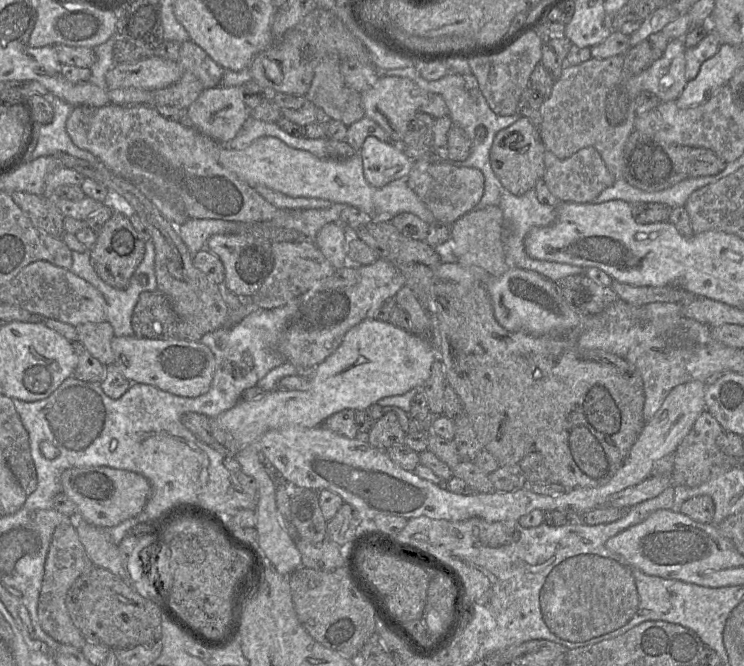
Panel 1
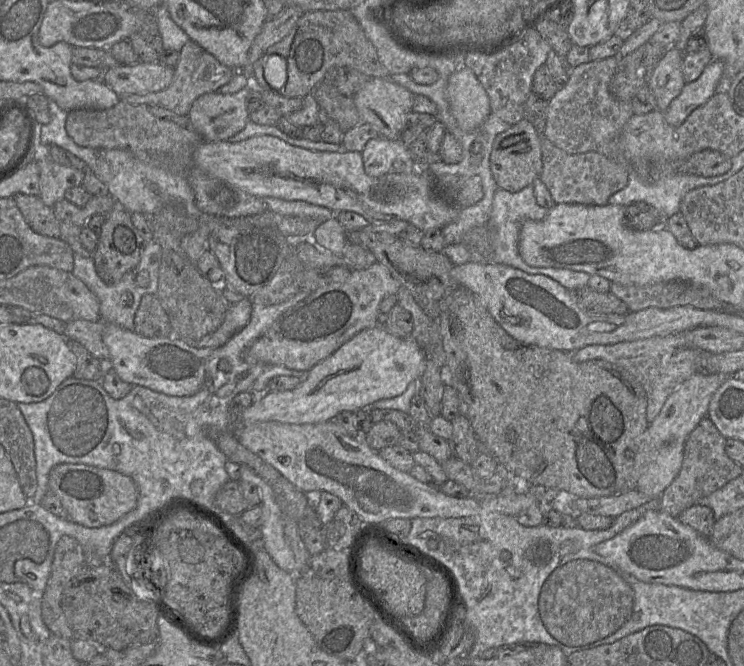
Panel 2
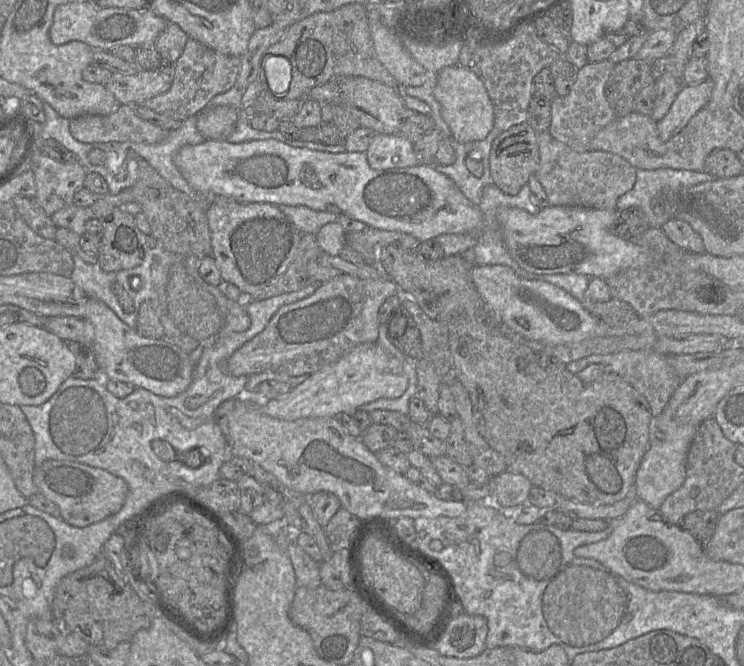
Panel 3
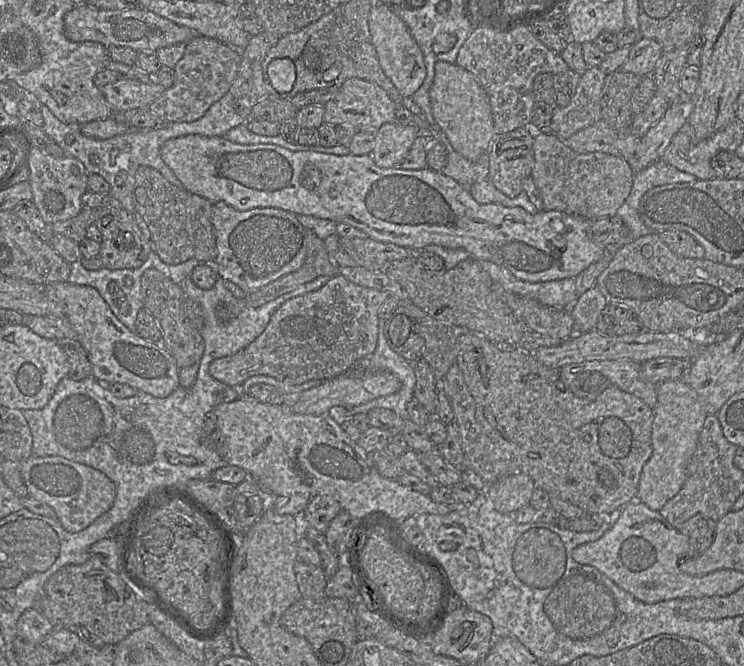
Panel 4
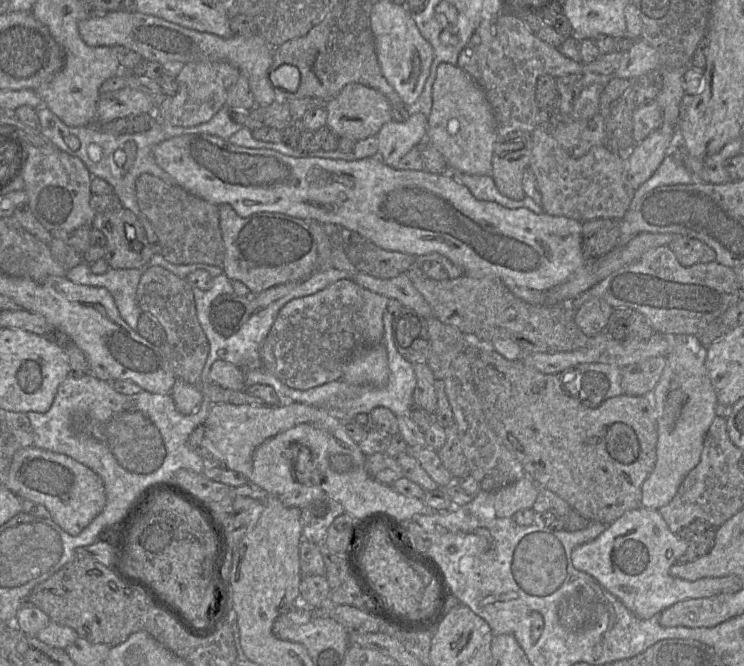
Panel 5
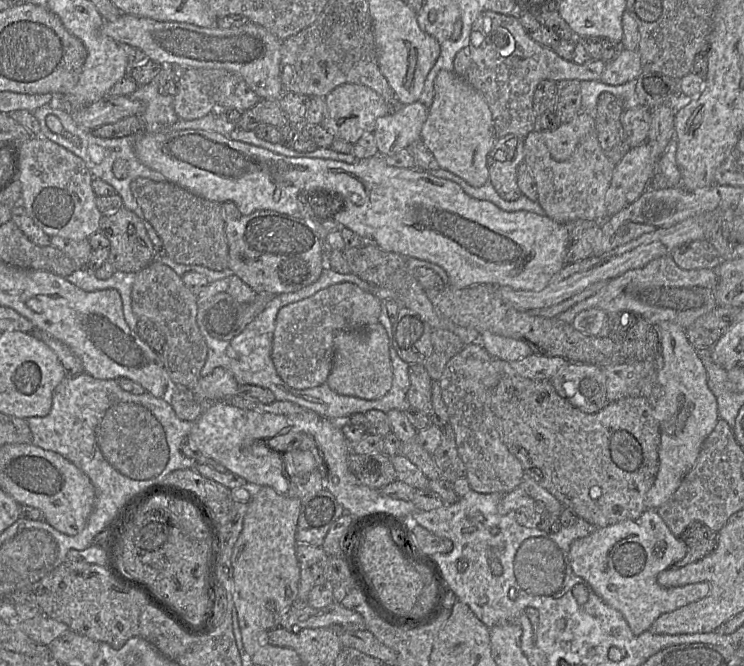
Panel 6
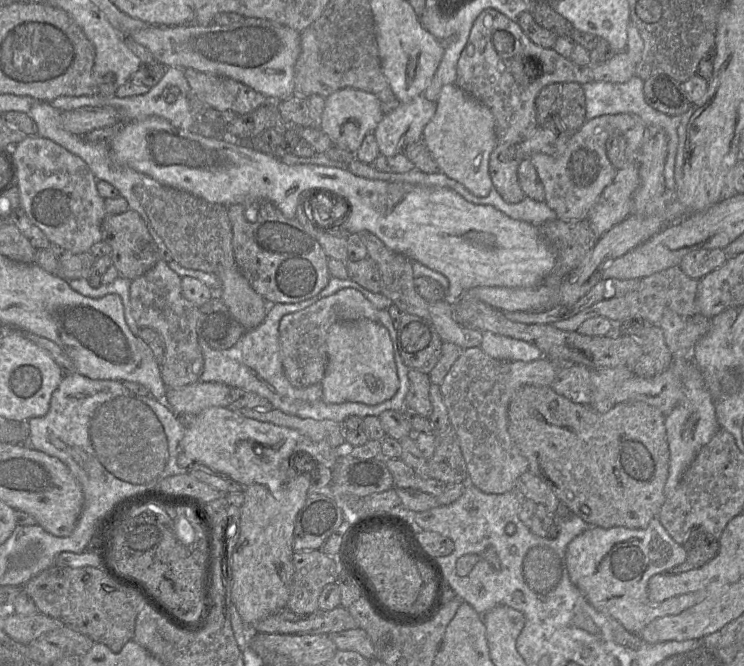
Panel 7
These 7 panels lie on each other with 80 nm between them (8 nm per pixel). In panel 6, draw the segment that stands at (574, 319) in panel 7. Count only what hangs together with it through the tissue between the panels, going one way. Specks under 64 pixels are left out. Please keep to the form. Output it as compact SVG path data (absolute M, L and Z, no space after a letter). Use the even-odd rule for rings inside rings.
M665 255L643 268L629 270L609 280L599 292L571 306L557 318L571 324L581 311L595 308L607 314L627 311L641 316L655 327L671 322L686 330L699 317L717 307L714 294L717 280L716 269L684 270L677 266L671 255Z

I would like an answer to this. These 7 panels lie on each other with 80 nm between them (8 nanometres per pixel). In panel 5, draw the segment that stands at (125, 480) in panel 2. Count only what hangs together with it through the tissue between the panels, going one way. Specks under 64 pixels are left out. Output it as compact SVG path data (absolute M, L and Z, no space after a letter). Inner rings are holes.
M33 445L14 454L5 487L22 500L44 505L52 520L71 536L81 533L106 505L105 487L99 475L68 456Z

